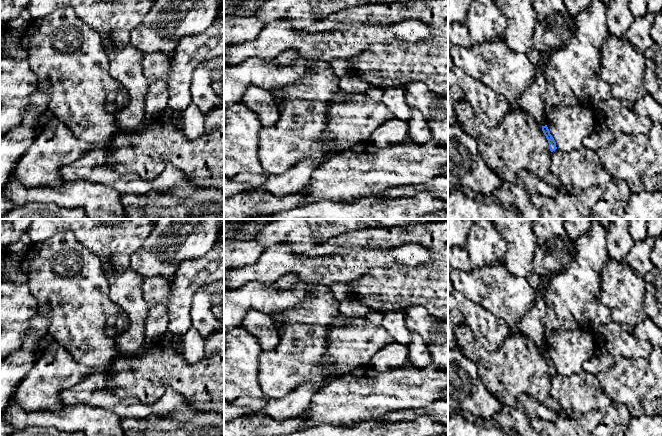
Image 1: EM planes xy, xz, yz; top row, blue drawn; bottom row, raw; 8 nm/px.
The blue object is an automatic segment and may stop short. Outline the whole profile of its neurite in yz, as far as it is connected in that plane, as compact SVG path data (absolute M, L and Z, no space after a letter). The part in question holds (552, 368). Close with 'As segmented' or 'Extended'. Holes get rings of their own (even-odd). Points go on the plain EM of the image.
M547 349L542 350L542 355L548 364L550 375L551 376L555 375L557 373L556 366L555 366L554 362L552 361L552 359L550 358L550 355L549 355Z. As segmented

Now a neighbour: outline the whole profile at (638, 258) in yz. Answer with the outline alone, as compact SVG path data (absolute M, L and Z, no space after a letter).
M647 236L643 240L635 242L625 257L624 262L640 277L645 278L656 270L655 265L650 259L654 244L655 238Z

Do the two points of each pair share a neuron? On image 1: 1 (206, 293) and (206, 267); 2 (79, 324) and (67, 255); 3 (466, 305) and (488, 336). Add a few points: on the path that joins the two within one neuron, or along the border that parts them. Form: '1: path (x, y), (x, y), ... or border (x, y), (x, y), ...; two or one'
1: border (213, 281), (202, 285), (196, 291), (191, 302); two
2: path (77, 307), (76, 300), (67, 281), (67, 272); one
3: path (473, 313), (486, 328); one

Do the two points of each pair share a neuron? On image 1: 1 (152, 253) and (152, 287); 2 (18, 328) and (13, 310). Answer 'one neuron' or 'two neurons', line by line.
1: two neurons
2: two neurons

